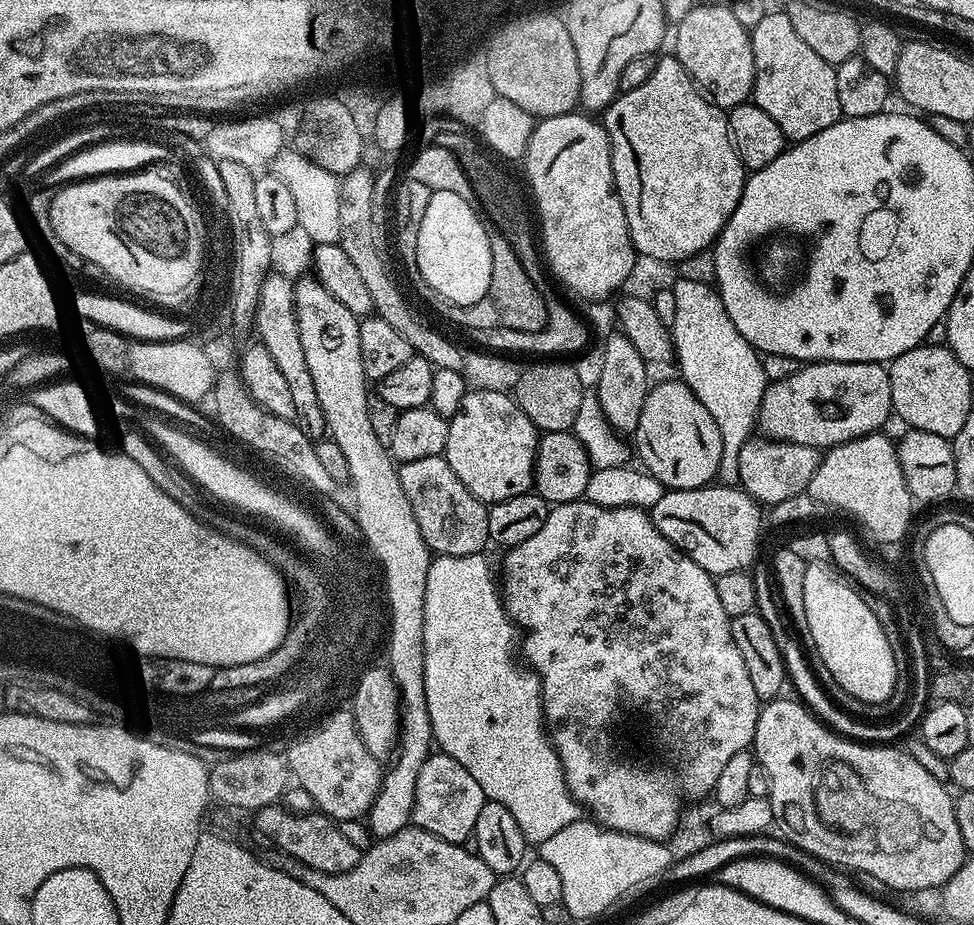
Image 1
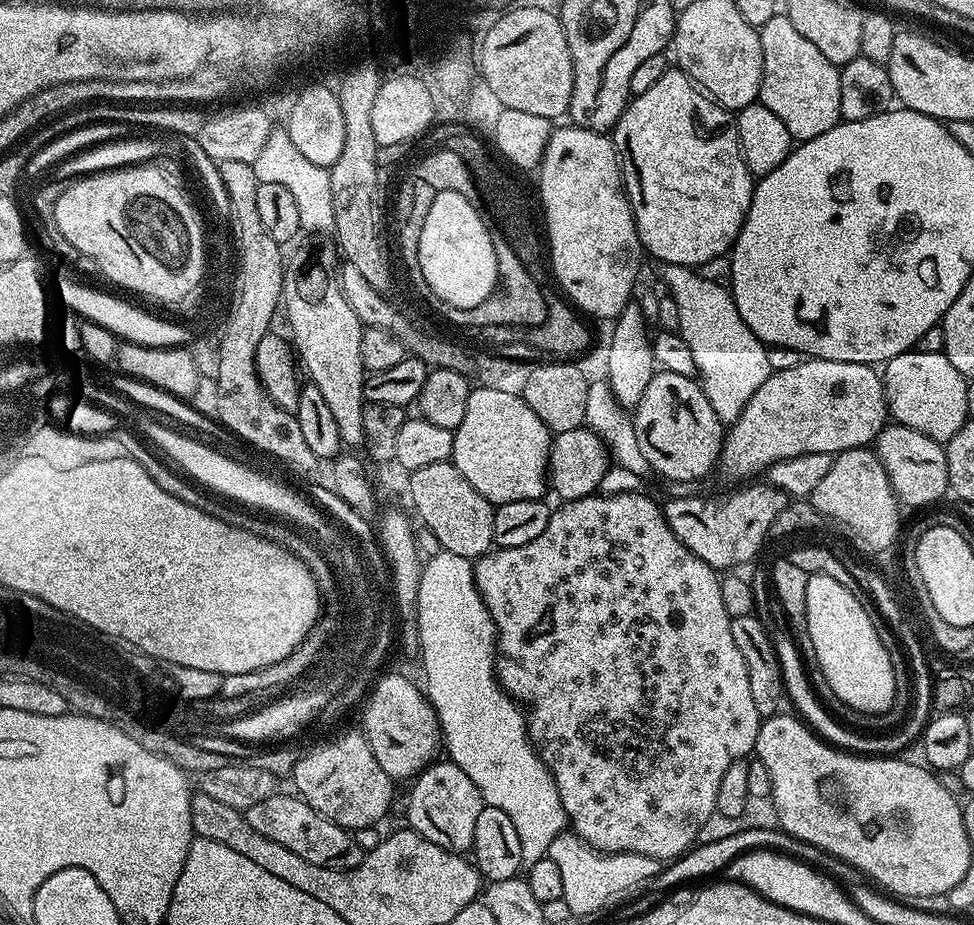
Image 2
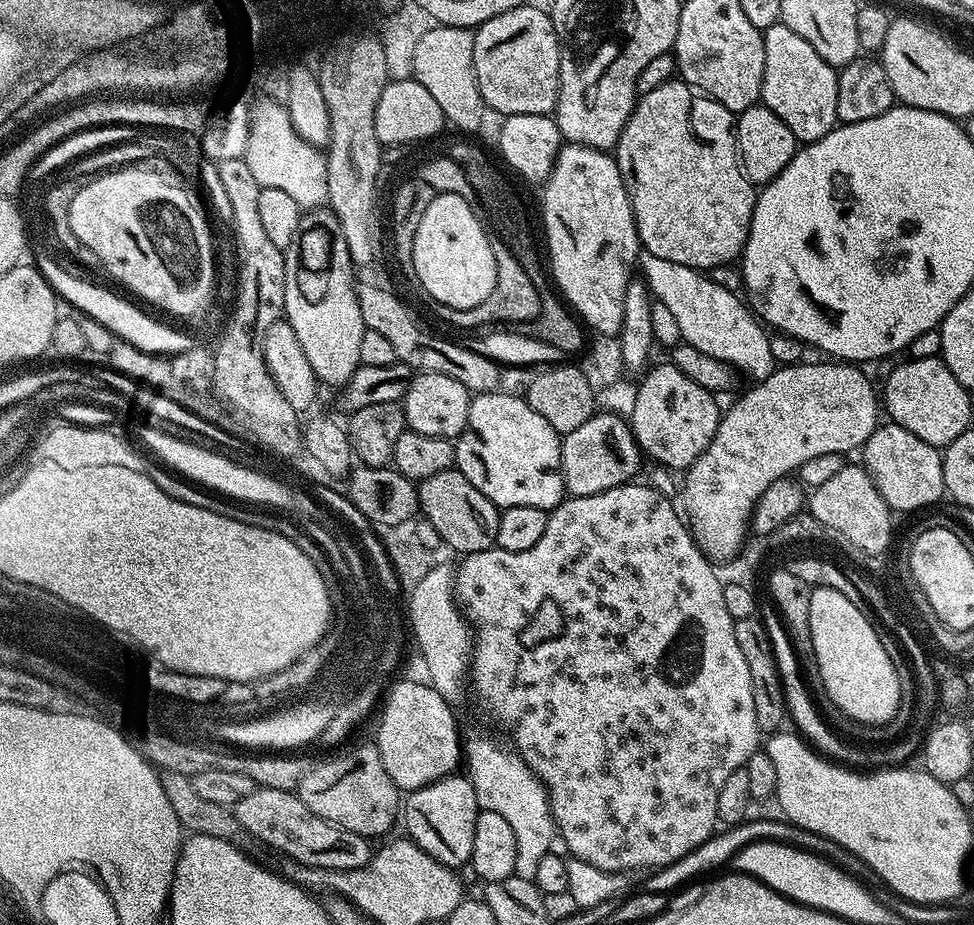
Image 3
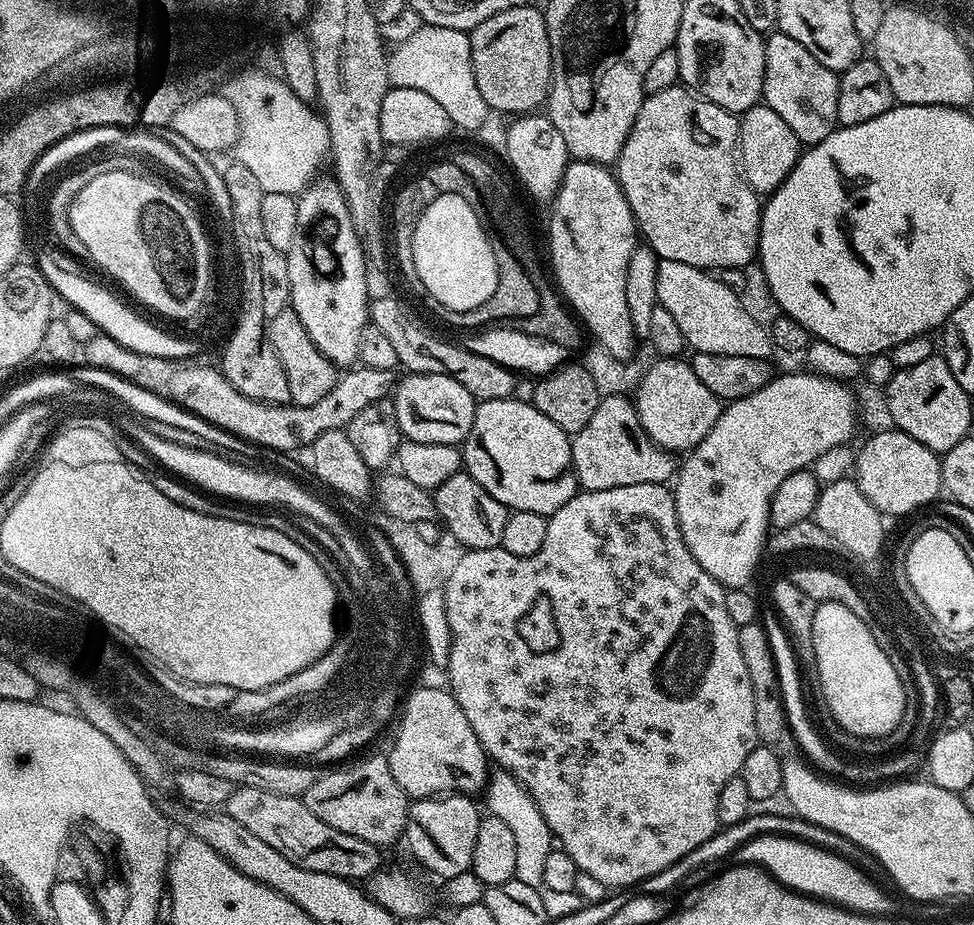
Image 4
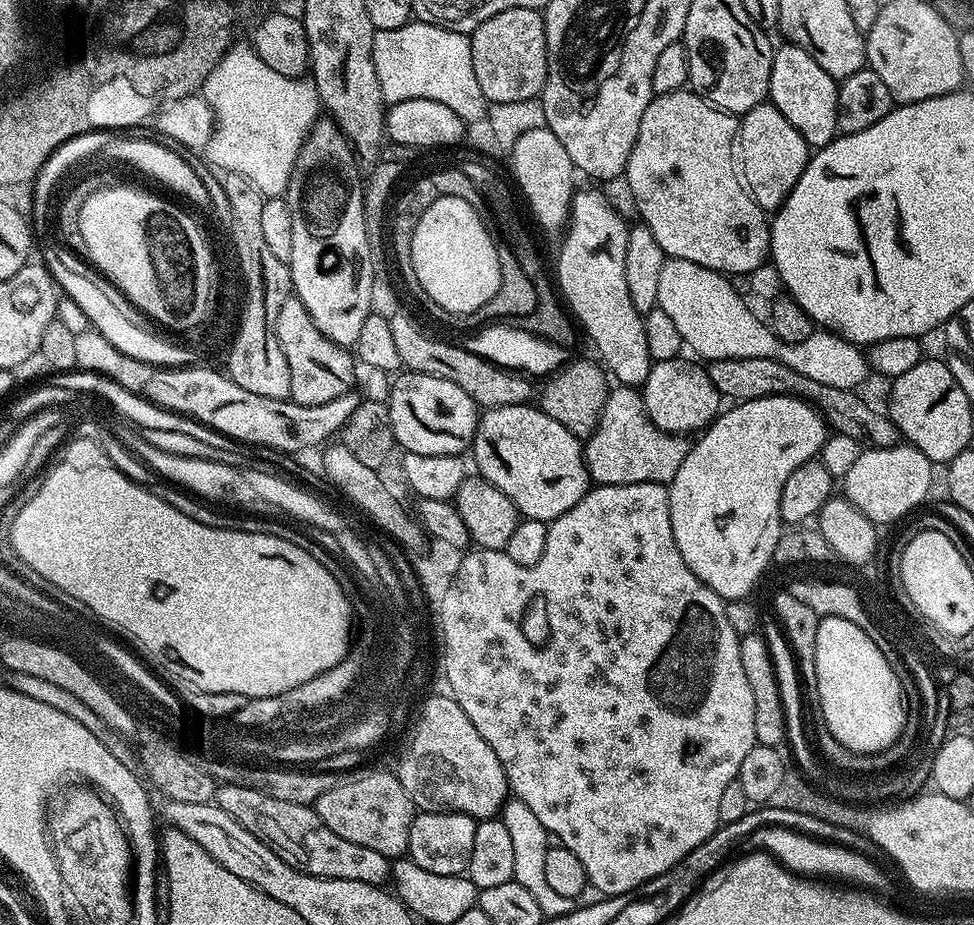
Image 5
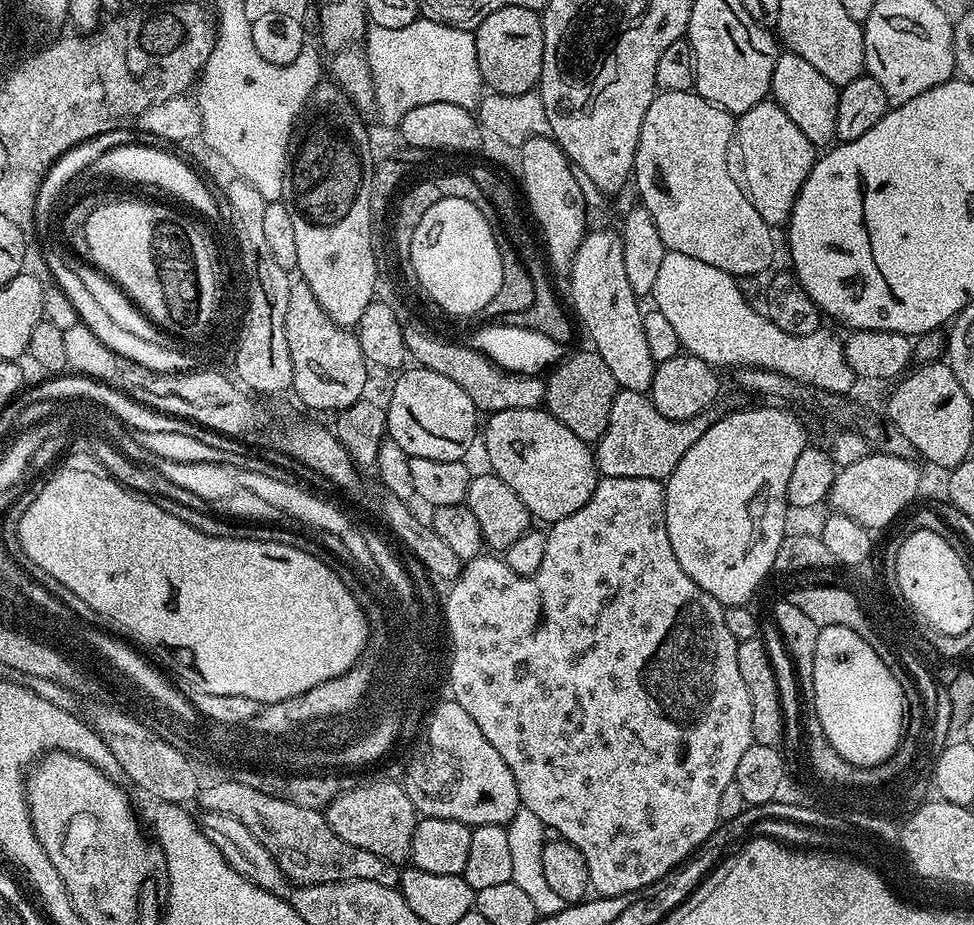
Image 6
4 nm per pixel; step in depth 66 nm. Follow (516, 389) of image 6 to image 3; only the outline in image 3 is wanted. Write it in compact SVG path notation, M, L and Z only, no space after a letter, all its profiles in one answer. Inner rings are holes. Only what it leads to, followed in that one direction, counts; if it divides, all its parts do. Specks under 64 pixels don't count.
M374 282L357 283L356 297L358 308L362 310L362 322L365 328L378 330L378 334L384 335L390 346L394 346L394 354L397 361L411 366L413 373L429 372L430 374L446 374L446 378L454 378L454 382L462 382L469 393L495 392L501 387L501 365L496 361L486 358L477 352L475 347L464 344L455 344L452 340L443 340L432 332L416 325L409 306L397 293L390 290L382 290Z

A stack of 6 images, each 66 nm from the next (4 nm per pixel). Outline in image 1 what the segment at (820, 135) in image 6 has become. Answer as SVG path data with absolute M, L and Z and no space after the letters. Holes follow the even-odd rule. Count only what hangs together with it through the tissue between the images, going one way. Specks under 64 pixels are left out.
M774 10L766 14L766 18L750 30L750 35L756 67L751 99L778 122L785 138L799 142L834 126L841 119L835 67L806 46L798 30L794 30L787 11Z

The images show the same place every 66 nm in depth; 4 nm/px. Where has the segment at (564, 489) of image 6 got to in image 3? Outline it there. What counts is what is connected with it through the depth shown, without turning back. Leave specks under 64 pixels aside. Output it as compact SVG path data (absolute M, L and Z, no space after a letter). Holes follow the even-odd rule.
M504 391L482 392L469 399L468 425L455 441L455 467L501 510L510 506L538 506L545 510L557 508L566 498L564 475L560 473L561 433L556 432L554 426L538 414L538 410L530 407L523 395L511 396Z

